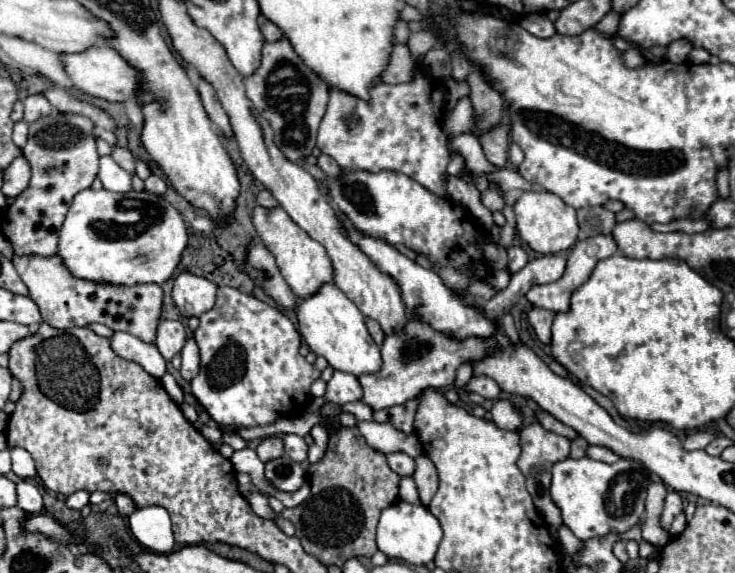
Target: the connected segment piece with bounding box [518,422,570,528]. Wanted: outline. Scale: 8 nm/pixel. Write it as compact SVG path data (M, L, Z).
M538 422L520 428L518 434L520 434L520 446L522 446L518 468L522 470L522 474L526 478L526 488L528 488L530 496L532 496L534 506L540 512L540 516L548 524L552 524L552 526L558 528L558 526L562 526L562 518L560 518L560 512L558 512L556 504L550 500L550 468L558 460L568 458L568 454L570 454L570 440L564 438L564 436L558 436L558 434L552 434L552 432L544 430Z

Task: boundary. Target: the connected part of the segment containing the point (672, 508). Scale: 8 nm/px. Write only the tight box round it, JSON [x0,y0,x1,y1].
[660,492,682,530]

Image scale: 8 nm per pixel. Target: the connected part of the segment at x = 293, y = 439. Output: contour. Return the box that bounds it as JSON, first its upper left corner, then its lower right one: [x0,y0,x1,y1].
[284,434,308,462]

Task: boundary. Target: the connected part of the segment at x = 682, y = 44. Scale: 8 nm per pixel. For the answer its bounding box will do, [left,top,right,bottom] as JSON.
[666,38,694,64]

